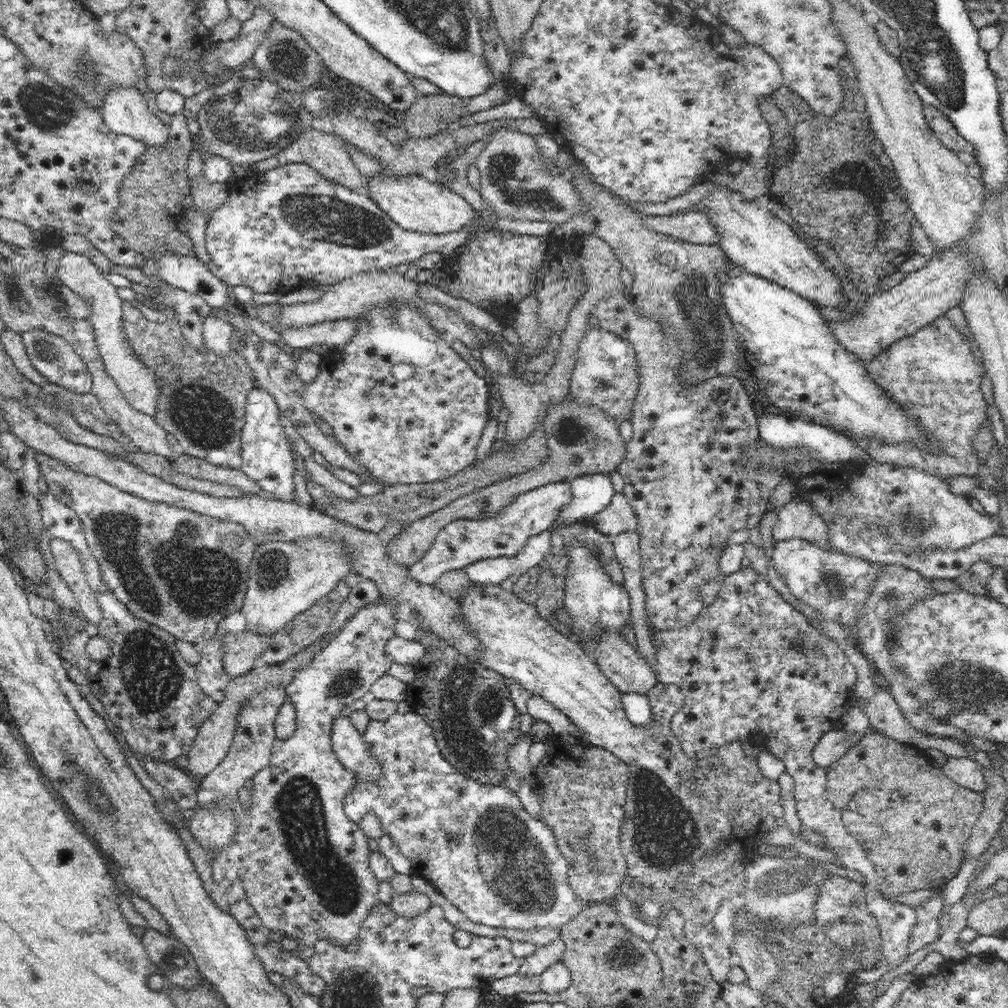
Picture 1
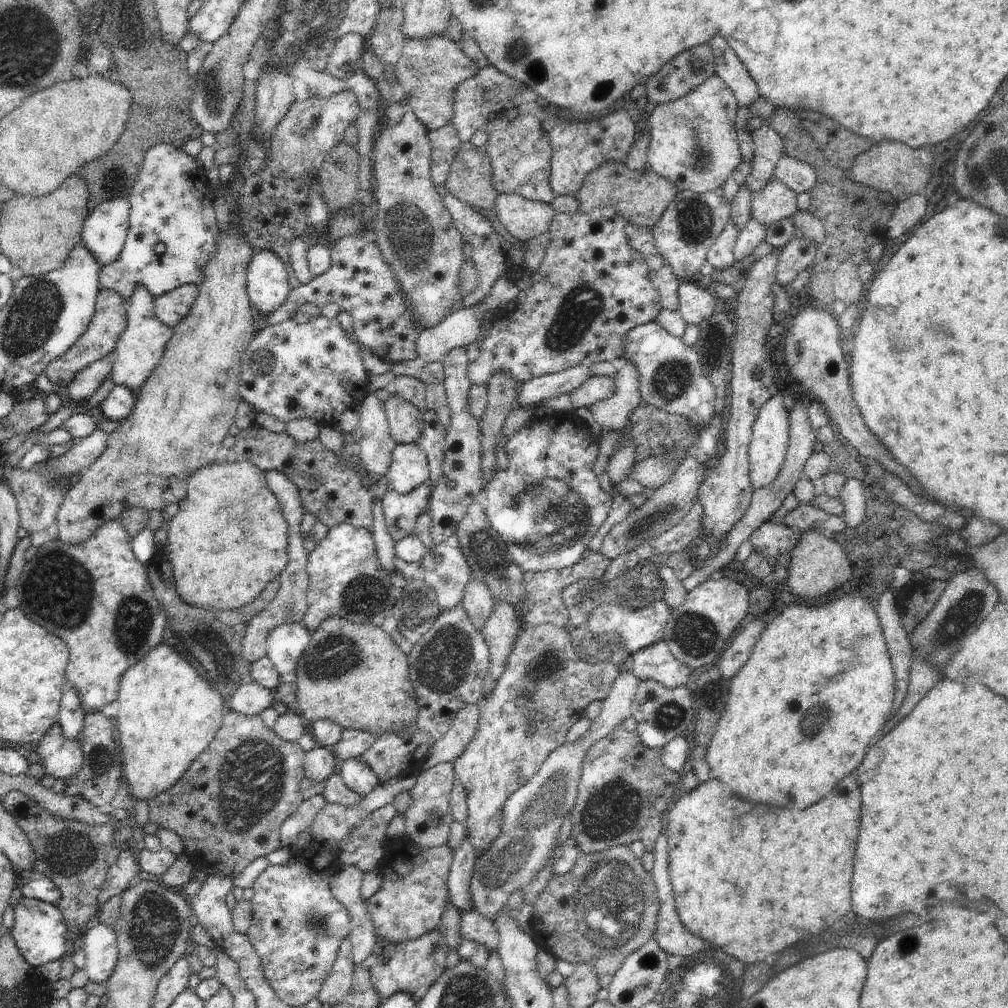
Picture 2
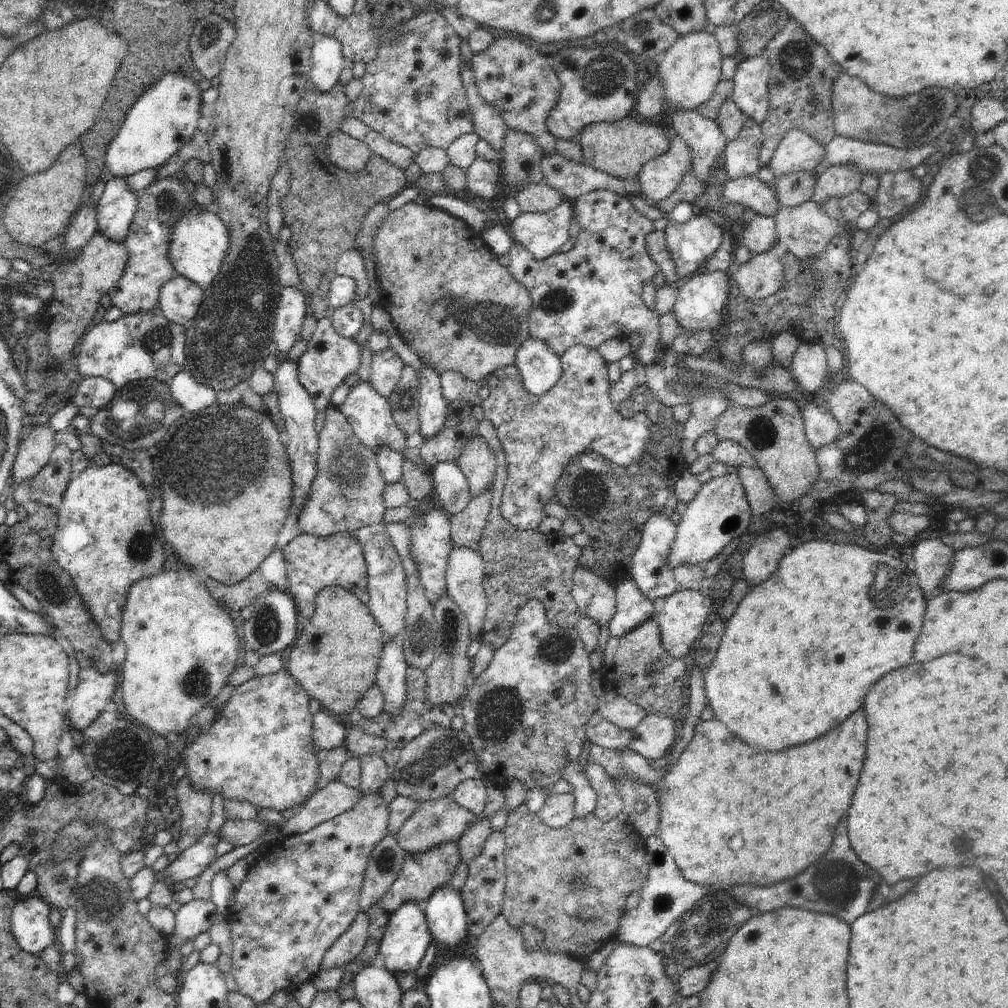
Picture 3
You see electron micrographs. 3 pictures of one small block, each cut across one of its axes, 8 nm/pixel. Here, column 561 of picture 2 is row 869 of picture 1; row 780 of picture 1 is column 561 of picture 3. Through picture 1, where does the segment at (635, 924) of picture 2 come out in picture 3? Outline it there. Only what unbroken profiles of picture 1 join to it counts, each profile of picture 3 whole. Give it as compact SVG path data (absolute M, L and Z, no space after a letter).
M524 805L517 808L508 815L506 826L503 830L505 836L505 895L501 915L508 921L510 926L519 929L522 924L532 924L539 930L543 930L544 939L541 940L540 948L542 950L551 950L552 952L565 952L580 962L589 960L590 955L600 950L604 944L611 942L616 938L620 931L621 918L625 914L626 900L632 892L640 890L647 881L649 873L649 864L646 860L645 840L629 821L620 821L618 817L609 821L600 820L593 812L585 816L572 819L566 826L553 829L541 821L537 813L530 813Z

